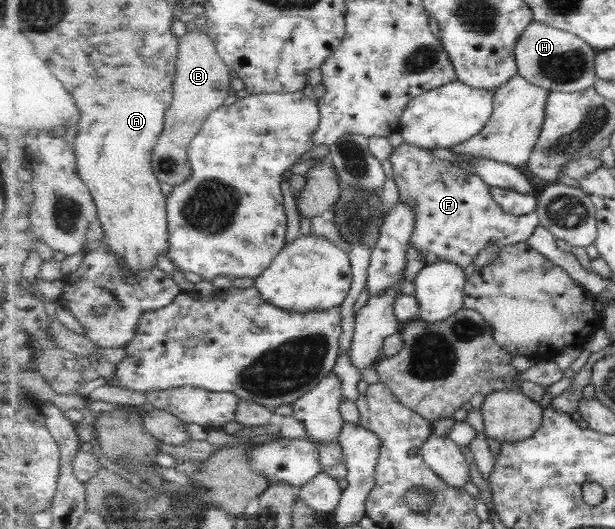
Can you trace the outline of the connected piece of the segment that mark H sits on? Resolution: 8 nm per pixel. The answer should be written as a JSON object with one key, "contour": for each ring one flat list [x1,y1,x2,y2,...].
{"contour":[[534,21,521,35,515,47,519,74,530,83,540,85,550,92,576,93,595,85,597,55,594,46,586,43,578,34]]}

